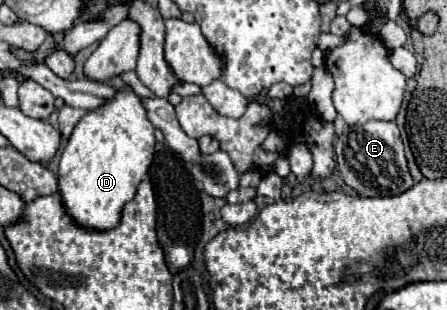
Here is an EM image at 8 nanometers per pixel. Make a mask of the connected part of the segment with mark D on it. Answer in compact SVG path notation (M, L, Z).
M130 86L116 90L116 94L110 100L106 100L102 106L86 112L76 124L60 160L58 188L62 194L62 202L66 206L66 212L82 226L96 228L96 230L114 228L120 222L122 206L136 196L138 184L142 182L142 178L146 176L152 164L154 146L156 146L154 126L148 120L148 112L140 96Z

